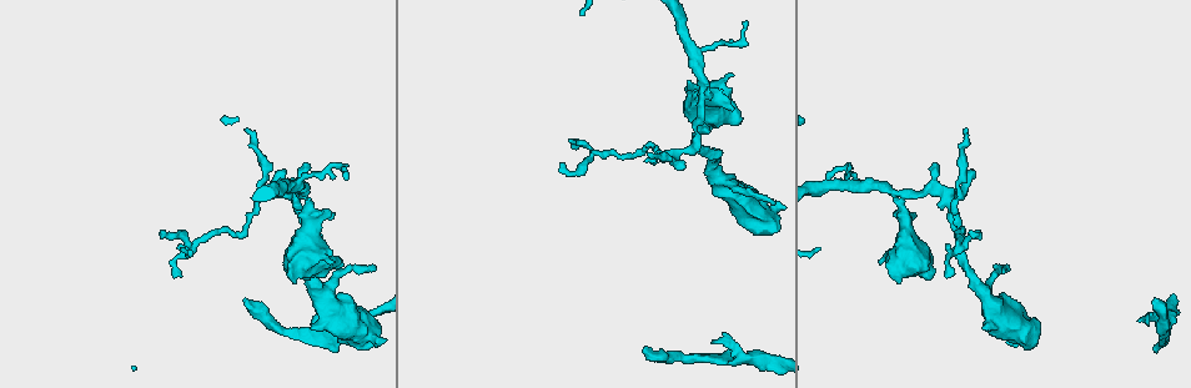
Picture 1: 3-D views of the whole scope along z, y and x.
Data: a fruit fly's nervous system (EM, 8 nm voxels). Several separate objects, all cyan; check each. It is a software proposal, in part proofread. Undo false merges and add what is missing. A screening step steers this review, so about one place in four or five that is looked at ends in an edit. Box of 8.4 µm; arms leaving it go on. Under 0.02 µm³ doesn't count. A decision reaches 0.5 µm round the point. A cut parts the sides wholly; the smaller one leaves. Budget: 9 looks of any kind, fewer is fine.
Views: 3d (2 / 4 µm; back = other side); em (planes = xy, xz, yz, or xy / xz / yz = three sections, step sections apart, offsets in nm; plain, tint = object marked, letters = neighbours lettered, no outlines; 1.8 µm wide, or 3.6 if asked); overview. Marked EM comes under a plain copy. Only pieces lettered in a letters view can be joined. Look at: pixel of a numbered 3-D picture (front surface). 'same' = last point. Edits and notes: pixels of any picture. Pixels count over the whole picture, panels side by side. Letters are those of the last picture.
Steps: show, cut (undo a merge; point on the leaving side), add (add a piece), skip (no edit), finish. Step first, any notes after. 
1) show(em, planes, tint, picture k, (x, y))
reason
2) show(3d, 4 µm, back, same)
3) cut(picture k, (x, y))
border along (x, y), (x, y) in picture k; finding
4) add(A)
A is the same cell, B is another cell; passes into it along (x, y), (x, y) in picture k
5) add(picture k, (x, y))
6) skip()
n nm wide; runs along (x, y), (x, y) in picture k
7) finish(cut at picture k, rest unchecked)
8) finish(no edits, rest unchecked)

show(3d, 4 µm, back, picture 1, (348, 178))
tapers out

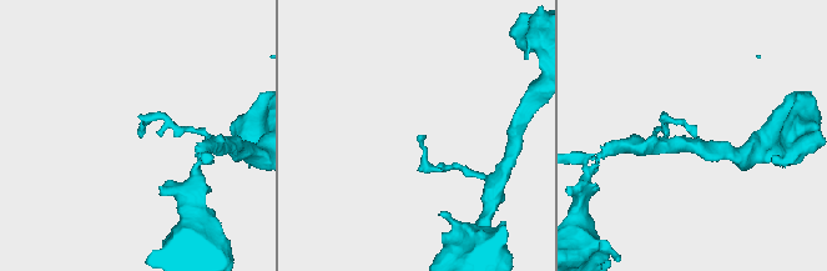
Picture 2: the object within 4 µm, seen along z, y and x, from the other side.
show(em, xz, step 8, tint, picture 2, (140, 137))

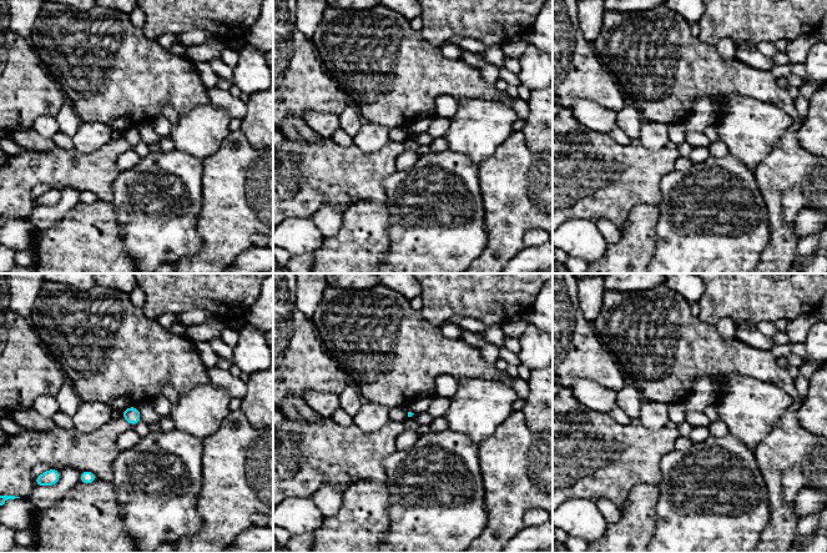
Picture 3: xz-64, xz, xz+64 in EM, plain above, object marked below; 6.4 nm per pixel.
show(em, planes, letters, same)

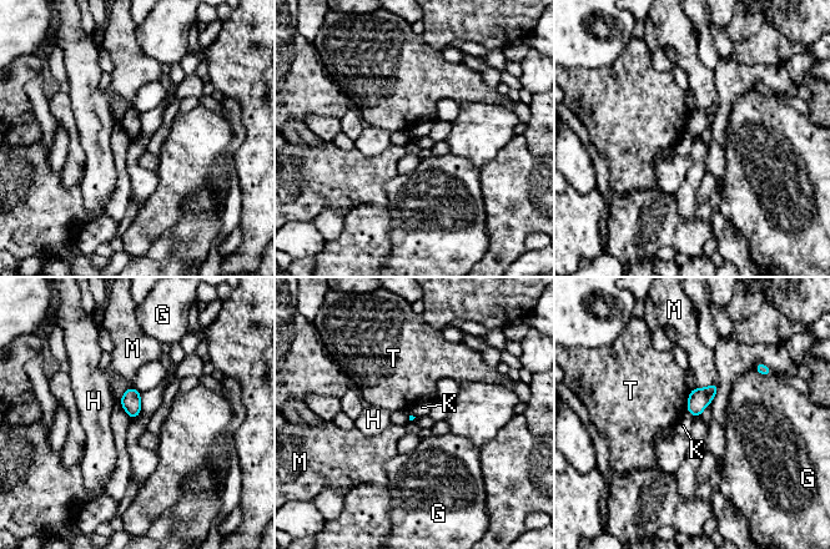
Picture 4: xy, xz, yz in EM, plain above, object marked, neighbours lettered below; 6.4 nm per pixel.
skip()
G, H, K, M and T are other cells; border along (687, 409), (694, 417) in picture 4; no lettered piece goes on from it

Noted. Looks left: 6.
show(em, planes, tint, picture 1, (944, 192))
thin neck

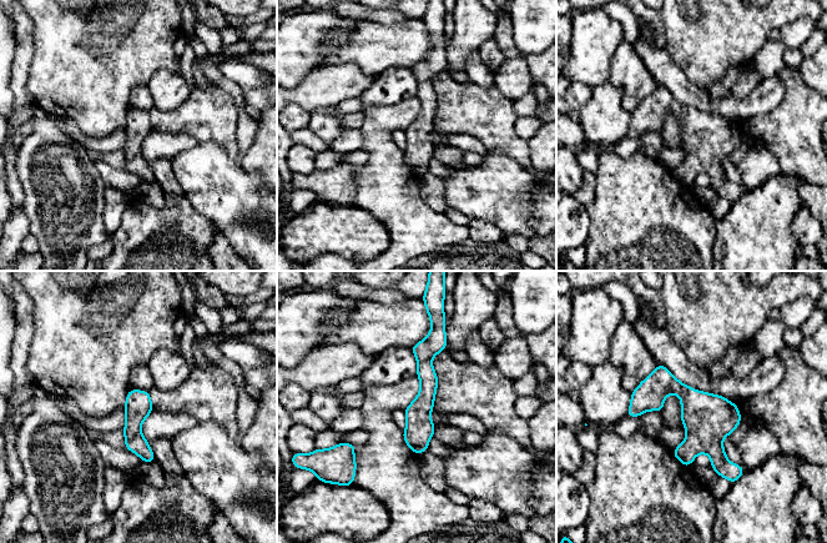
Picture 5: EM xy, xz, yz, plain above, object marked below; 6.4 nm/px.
show(em, planes, letters, same)
see the neighbours

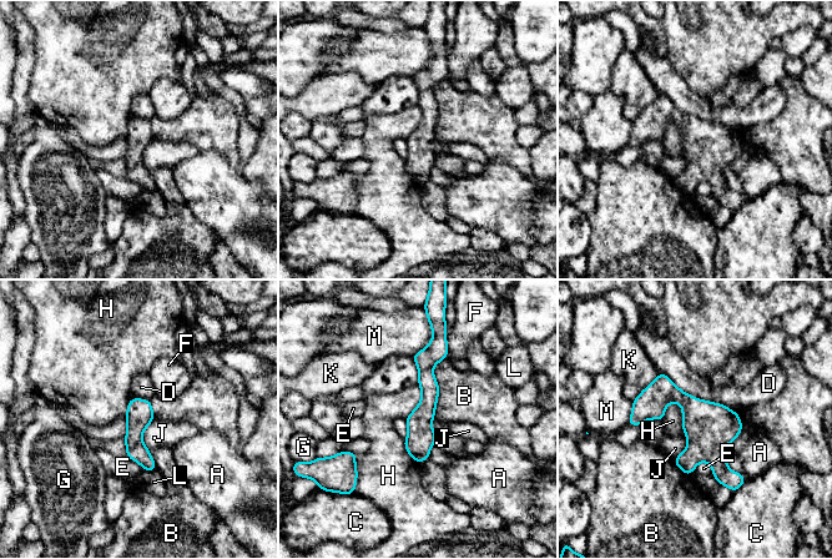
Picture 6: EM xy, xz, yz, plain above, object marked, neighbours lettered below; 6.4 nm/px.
skip()
A, B, C, D, E, F, G, H, J, K, L and M are other cells; runs along (661, 376), (736, 483) in picture 6; one cell here

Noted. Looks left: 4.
show(em, planes, letters, picture 1, (243, 130))
tapers out

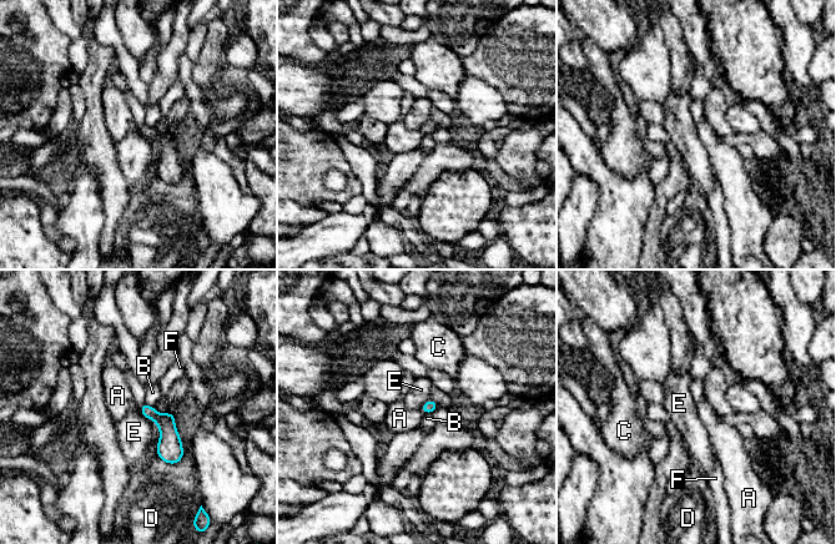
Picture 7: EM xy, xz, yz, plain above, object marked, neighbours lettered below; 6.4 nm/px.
skip()
80 nm wide; F touches over 120 nm; A, B, C, D, E and F are other cells; no lettered piece goes on from it

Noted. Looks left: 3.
show(em, xy, step 8, letters, picture 1, (311, 320))
tapers out

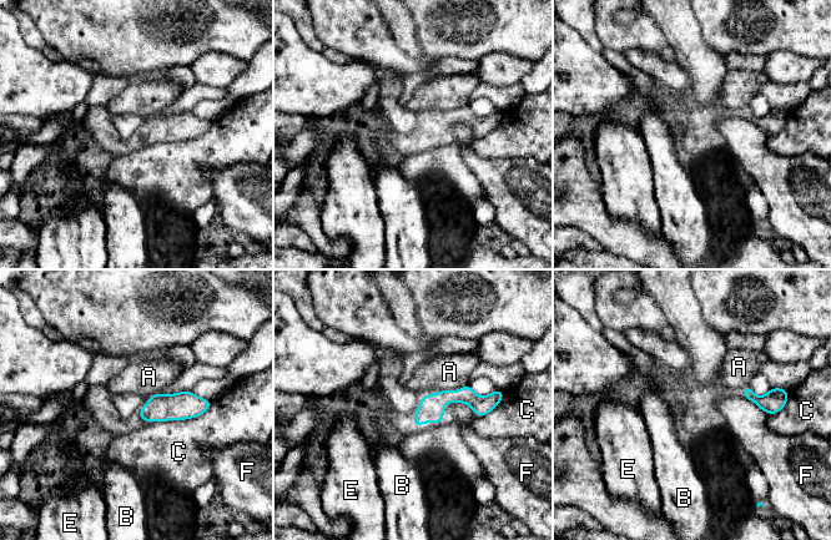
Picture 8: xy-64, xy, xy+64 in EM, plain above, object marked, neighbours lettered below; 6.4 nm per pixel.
show(em, planes, letters, same)

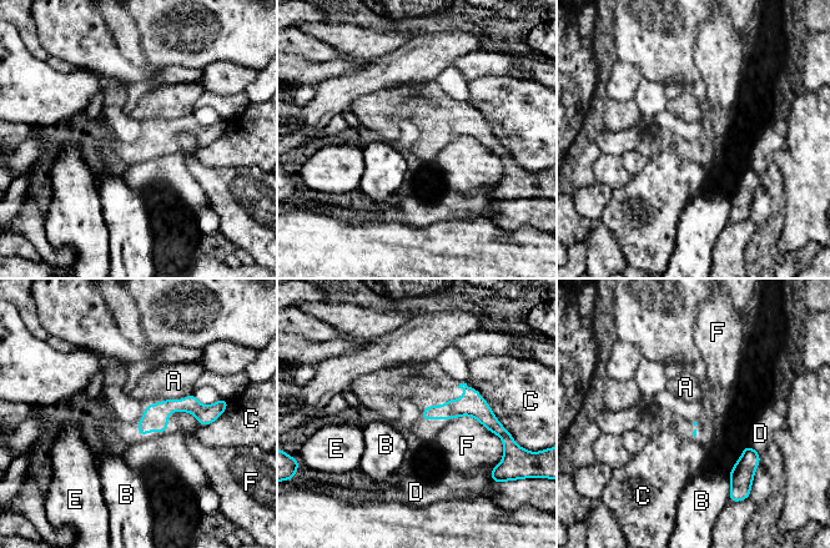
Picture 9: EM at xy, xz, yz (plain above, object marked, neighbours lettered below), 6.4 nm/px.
skip()
A, B, C, D, E and F are other cells; none of them fits

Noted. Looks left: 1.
finish(no edits, rest unchecked)

